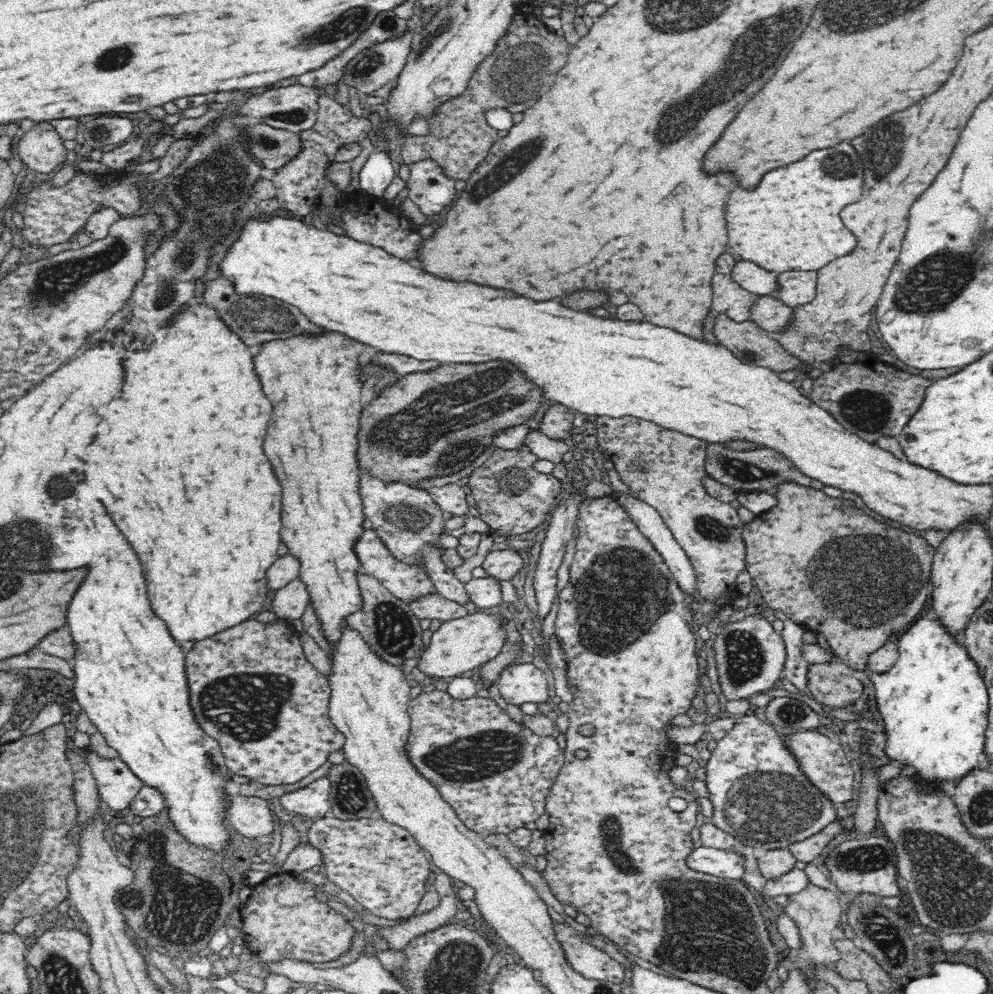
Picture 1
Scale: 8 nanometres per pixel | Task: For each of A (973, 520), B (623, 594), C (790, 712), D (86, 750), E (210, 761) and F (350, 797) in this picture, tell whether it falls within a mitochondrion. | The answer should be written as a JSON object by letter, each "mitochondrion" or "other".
{"A":"other","B":"mitochondrion","C":"mitochondrion","D":"other","E":"mitochondrion","F":"mitochondrion"}

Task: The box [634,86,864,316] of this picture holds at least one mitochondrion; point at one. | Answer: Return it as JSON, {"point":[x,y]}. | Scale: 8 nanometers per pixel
{"point":[838,164]}

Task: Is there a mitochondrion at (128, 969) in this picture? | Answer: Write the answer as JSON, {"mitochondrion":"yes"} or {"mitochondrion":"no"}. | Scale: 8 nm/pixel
{"mitochondrion":"no"}

